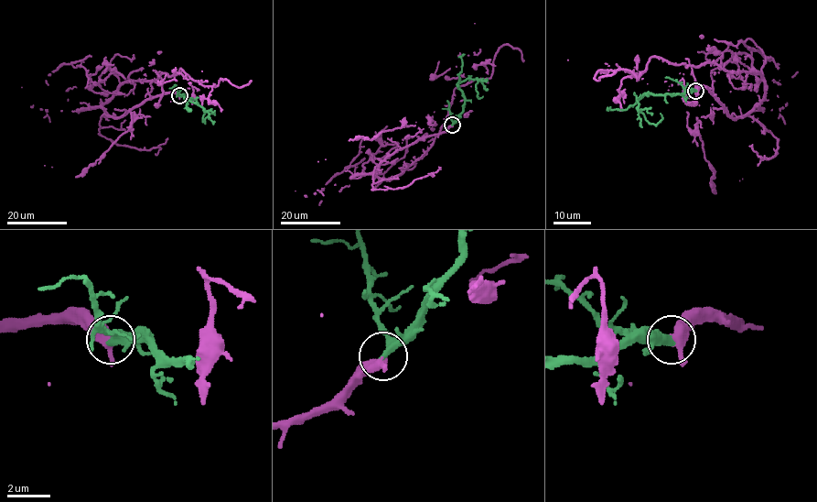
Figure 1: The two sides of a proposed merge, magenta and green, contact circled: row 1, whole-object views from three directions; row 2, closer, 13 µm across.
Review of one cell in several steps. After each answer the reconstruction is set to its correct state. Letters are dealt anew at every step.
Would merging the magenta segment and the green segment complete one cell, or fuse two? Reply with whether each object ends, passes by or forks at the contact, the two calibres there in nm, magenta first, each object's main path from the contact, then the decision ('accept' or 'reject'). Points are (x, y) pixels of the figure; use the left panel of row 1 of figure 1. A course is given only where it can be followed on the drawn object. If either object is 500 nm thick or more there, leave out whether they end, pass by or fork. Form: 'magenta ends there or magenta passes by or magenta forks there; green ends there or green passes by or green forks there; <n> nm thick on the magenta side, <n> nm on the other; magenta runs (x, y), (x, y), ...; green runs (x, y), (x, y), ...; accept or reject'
magenta passes by; green passes by; 420 nm thick on the magenta side, 280 nm on the other; magenta runs (179, 95), (149, 97), (119, 116), (102, 107), (124, 82), (181, 69), (203, 85), (250, 80); green runs (179, 95), (198, 103), (205, 113), (204, 122), (209, 113); accept

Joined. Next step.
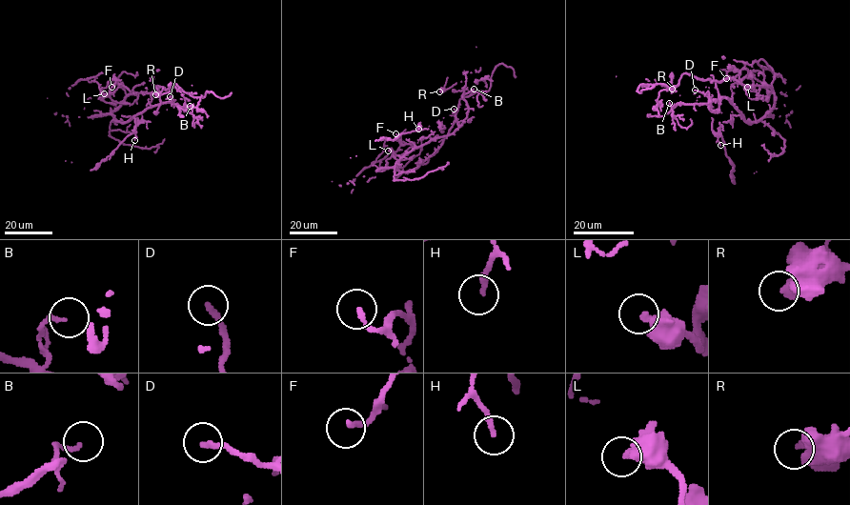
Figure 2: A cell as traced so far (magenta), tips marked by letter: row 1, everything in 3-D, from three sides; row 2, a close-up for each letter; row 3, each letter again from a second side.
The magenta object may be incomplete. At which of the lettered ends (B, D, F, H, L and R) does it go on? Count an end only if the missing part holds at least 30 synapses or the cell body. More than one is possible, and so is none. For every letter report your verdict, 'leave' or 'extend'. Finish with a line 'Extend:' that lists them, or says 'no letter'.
B: leave
D: leave
F: leave
H: leave
L: leave
R: leave
Extend: no letter

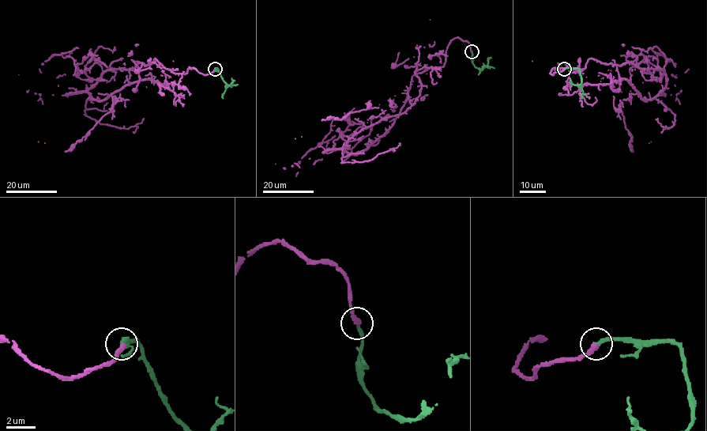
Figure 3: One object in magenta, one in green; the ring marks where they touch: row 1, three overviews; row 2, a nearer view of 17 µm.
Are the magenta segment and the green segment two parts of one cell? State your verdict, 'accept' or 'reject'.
accept

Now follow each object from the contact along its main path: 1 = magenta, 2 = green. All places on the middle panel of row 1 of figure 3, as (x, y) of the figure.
1: (471, 52), (454, 38), (445, 65), (412, 77), (394, 122), (358, 153), (344, 147), (378, 107), (295, 138)
2: (471, 52), (471, 63), (479, 69), (487, 64), (488, 57)

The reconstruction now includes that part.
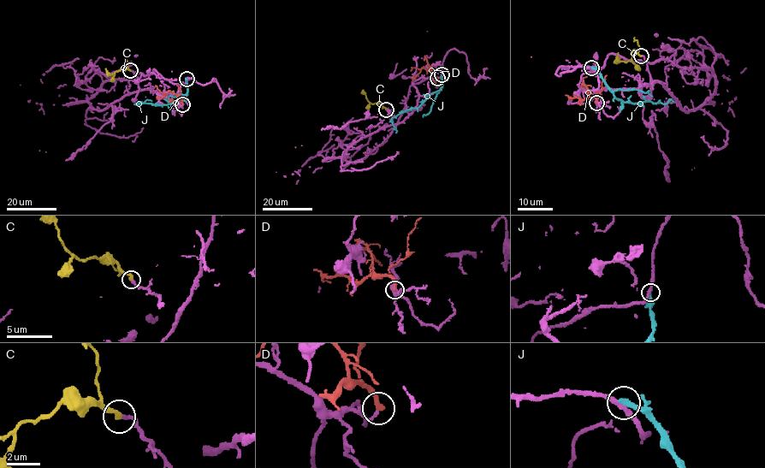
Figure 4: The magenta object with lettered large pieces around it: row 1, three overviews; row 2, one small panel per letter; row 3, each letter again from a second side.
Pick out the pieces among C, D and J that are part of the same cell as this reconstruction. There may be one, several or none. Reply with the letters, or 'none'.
C

